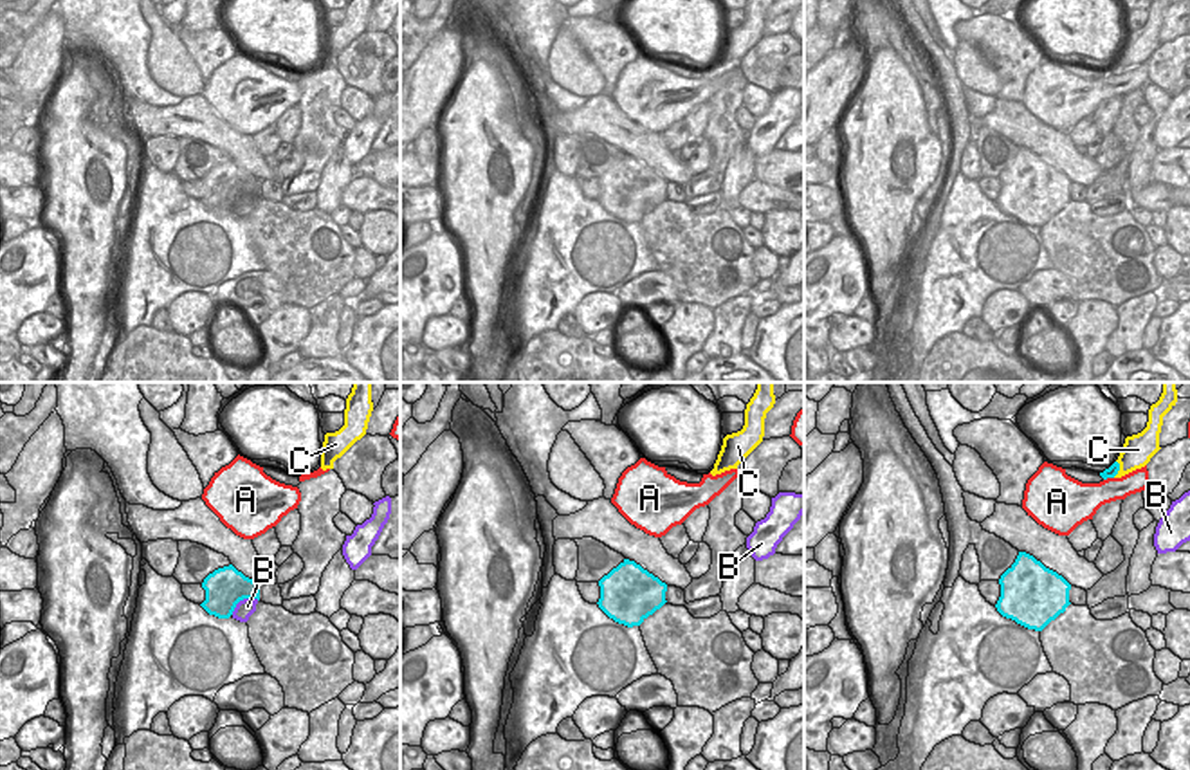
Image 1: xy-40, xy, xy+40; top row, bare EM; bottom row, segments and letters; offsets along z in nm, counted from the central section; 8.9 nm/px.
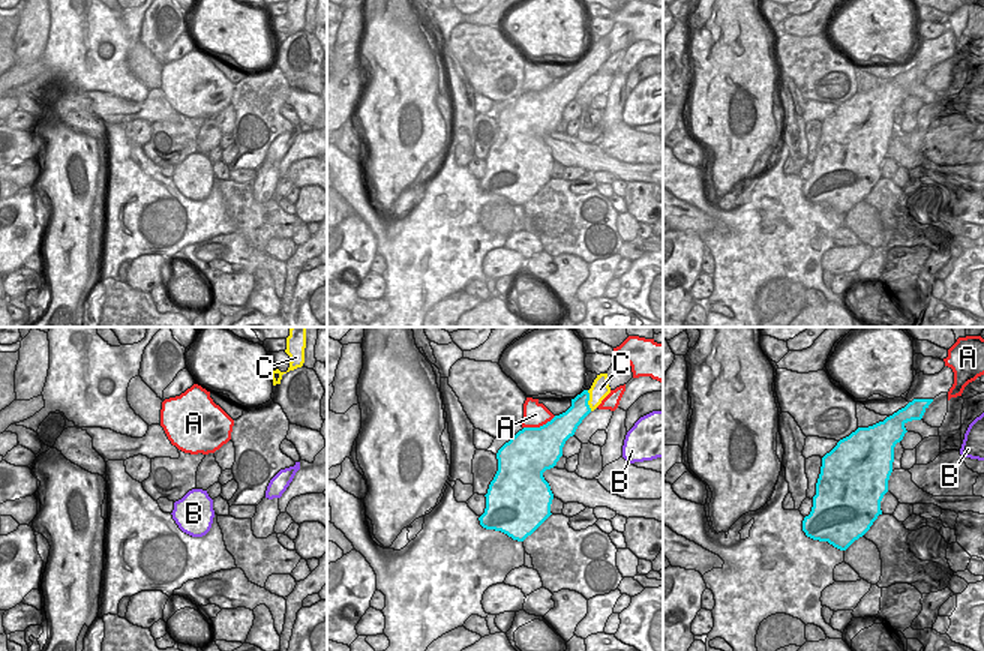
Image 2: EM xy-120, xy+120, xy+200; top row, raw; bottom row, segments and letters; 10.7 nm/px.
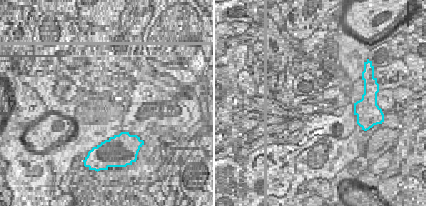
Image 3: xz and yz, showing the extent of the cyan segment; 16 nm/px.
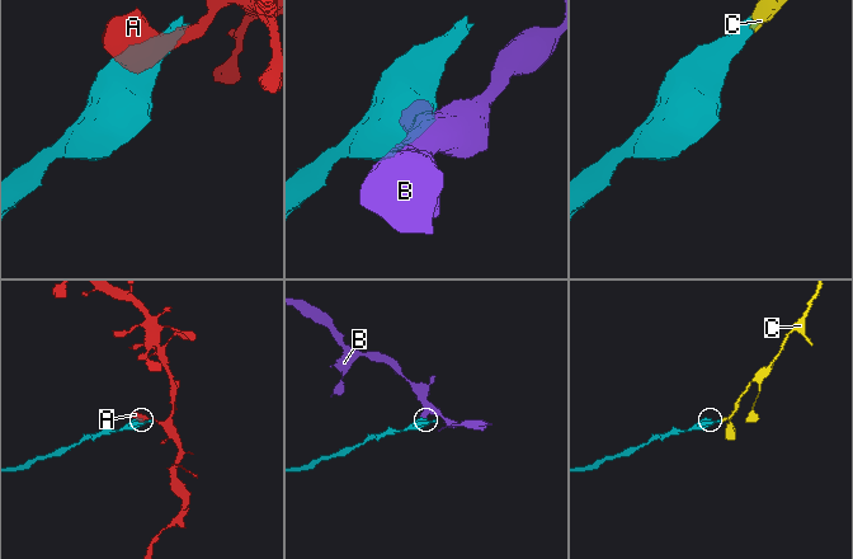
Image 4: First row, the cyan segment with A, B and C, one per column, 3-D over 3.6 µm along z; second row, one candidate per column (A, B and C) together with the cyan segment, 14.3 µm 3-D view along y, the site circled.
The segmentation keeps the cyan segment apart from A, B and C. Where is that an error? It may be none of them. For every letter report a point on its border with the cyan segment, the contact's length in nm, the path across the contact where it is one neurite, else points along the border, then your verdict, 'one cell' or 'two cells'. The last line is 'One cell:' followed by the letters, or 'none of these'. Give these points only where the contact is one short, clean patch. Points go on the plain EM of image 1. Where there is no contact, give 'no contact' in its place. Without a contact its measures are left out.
A: meets cyan in xy+40 at (1107, 73); contact 100 nm long; two cells
B: meets cyan in xy-40 at (242, 195); contact 280 nm long; border along xy-40 (258, 195), (242, 195), (231, 210); two cells
C: meets cyan in xy+40 at (1118, 65); contact 160 nm long; runs through xy+40 (1109, 69), (1118, 65), (1138, 45); one cell
One cell: C

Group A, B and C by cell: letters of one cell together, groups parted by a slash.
A / B / C

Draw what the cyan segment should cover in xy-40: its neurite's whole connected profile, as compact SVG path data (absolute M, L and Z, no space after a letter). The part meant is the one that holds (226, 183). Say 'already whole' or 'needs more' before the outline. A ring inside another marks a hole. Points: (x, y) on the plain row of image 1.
already whole | M233 160L209 170L202 184L206 186L206 197L200 202L218 215L229 215L243 195L260 197L260 180L245 173Z

